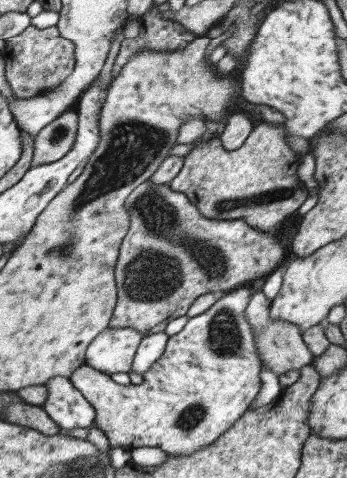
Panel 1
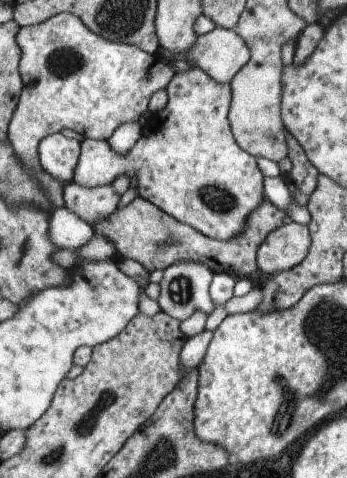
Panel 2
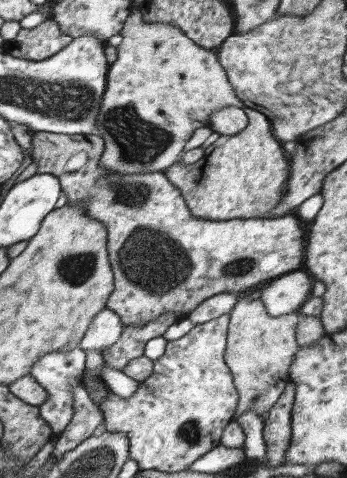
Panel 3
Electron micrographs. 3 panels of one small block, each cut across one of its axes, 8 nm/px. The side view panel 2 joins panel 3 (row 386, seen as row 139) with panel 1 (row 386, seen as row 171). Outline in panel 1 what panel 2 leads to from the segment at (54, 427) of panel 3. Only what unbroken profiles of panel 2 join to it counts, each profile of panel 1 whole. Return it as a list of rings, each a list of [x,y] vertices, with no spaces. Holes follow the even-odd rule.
[[[57,374],[49,378],[43,386],[47,388],[47,400],[41,404],[41,408],[61,430],[87,428],[93,424],[93,406],[71,384],[69,378]]]

